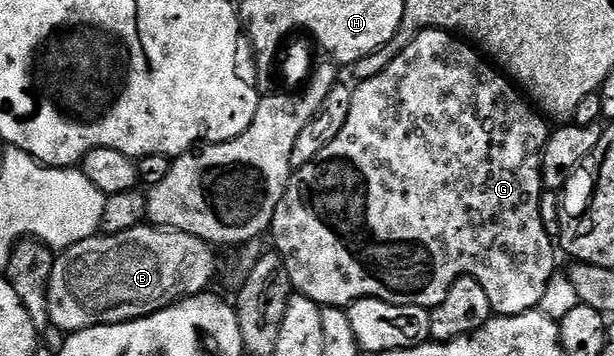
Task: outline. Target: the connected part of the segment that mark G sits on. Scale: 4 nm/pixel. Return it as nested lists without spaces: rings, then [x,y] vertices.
[[[422,30],[411,40],[408,48],[404,48],[400,56],[396,56],[396,60],[392,60],[392,64],[380,72],[380,76],[372,76],[372,80],[357,83],[353,92],[348,124],[344,124],[340,136],[336,136],[336,140],[332,140],[332,144],[328,144],[320,156],[304,164],[302,170],[293,171],[274,213],[273,249],[288,268],[291,287],[323,308],[346,308],[359,298],[379,298],[401,306],[433,308],[440,304],[440,300],[444,300],[444,296],[448,296],[448,288],[452,288],[456,279],[471,274],[480,280],[480,284],[484,284],[484,292],[488,292],[488,300],[495,315],[507,318],[539,309],[544,288],[548,288],[548,280],[556,273],[556,242],[544,228],[544,220],[540,216],[544,193],[542,150],[552,133],[551,127],[546,127],[547,119],[523,97],[518,86],[501,69],[491,65],[469,41],[451,34],[449,30]]]

